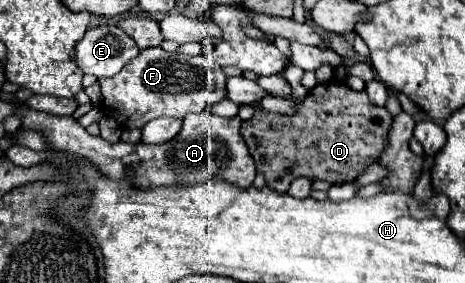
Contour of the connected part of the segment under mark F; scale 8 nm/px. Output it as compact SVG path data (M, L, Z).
M162 47L142 49L130 65L126 65L118 75L100 79L104 109L108 117L114 117L122 127L140 129L150 119L162 115L184 119L188 113L210 111L212 105L226 99L226 75L206 55L180 55L166 53Z

